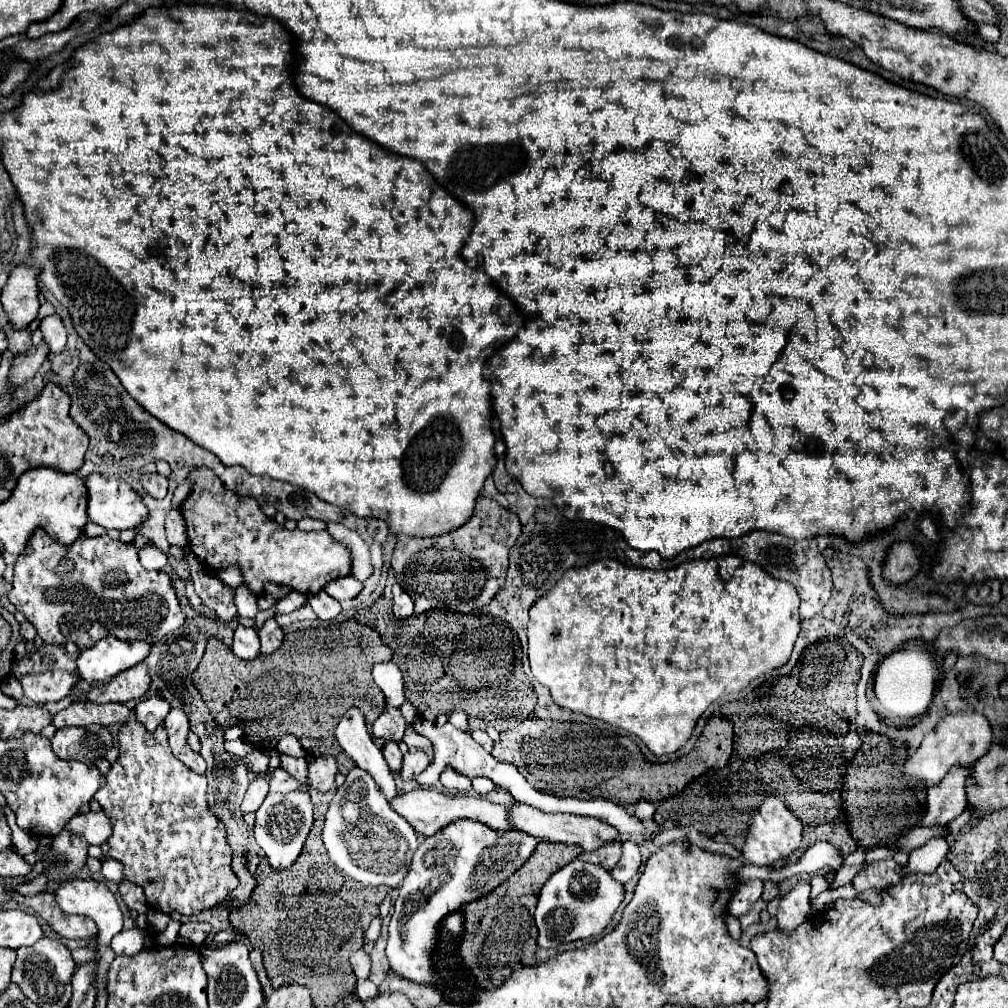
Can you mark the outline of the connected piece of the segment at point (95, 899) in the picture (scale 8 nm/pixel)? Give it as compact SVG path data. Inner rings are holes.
M75 878L59 884L55 890L55 902L65 914L89 916L101 936L101 946L109 946L111 938L123 928L123 914L115 900L115 894L97 880Z

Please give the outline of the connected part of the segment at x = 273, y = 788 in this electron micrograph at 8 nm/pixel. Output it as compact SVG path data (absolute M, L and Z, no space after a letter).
M281 766L275 770L267 770L267 772L257 772L255 776L259 778L267 778L269 780L269 792L291 792L291 790L299 790L299 784L293 780L293 776L289 776Z

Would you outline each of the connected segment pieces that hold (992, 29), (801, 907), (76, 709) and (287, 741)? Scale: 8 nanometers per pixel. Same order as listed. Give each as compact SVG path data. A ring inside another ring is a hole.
M977 24L979 26L979 34L985 42L989 44L997 44L999 38L1001 38L1001 30L997 26L991 26L991 24Z
M797 884L779 902L777 930L791 934L807 920L807 916L809 916L809 884Z
M75 700L71 706L65 710L59 710L53 714L51 724L55 728L65 728L65 726L91 726L91 724L101 724L101 726L113 726L113 724L123 724L129 716L129 708L117 702L109 704L93 704L93 702L83 702Z
M283 736L277 744L277 750L281 754L287 754L287 756L295 756L295 758L305 757L307 752L303 752L299 740L295 736Z

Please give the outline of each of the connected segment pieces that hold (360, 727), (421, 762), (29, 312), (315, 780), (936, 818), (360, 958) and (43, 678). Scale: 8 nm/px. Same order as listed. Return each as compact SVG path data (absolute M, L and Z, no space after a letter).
M353 706L345 712L335 730L335 736L341 748L347 752L347 756L351 756L357 766L371 772L371 776L375 776L375 782L379 784L387 800L393 800L397 796L397 790L391 770L387 770L381 748L373 742L373 736L369 734L367 728L367 720L359 712L359 708Z
M409 750L405 756L403 756L403 766L401 766L401 780L405 782L415 782L415 778L427 768L429 764L429 758L425 752L413 752Z
M15 266L3 292L1 304L15 330L25 330L37 318L37 270L29 266Z
M323 756L323 758L311 758L309 760L309 784L317 790L329 790L335 786L335 774L337 764L335 758Z
M955 766L939 784L927 788L927 810L919 826L927 826L927 828L947 826L953 818L957 818L965 810L967 776L969 776L969 768Z
M357 950L357 952L351 956L351 966L353 966L353 972L355 972L357 980L365 980L365 978L369 976L371 962L369 962L369 956L367 956L363 950Z
M47 670L41 674L27 674L21 678L25 696L35 702L57 702L69 696L71 688L75 686L77 674L69 670Z

